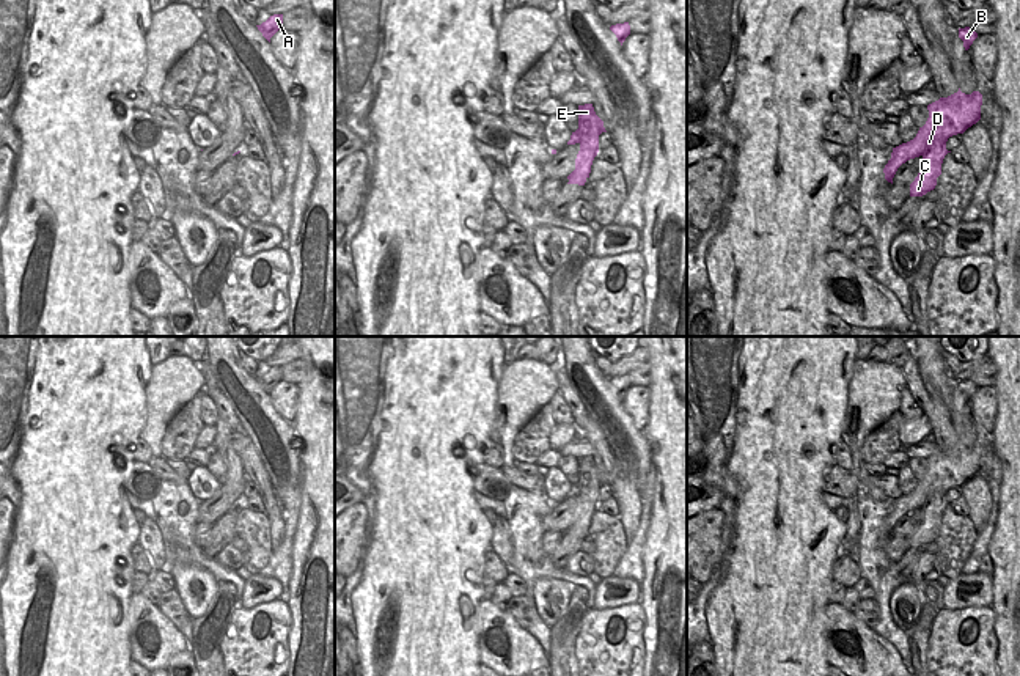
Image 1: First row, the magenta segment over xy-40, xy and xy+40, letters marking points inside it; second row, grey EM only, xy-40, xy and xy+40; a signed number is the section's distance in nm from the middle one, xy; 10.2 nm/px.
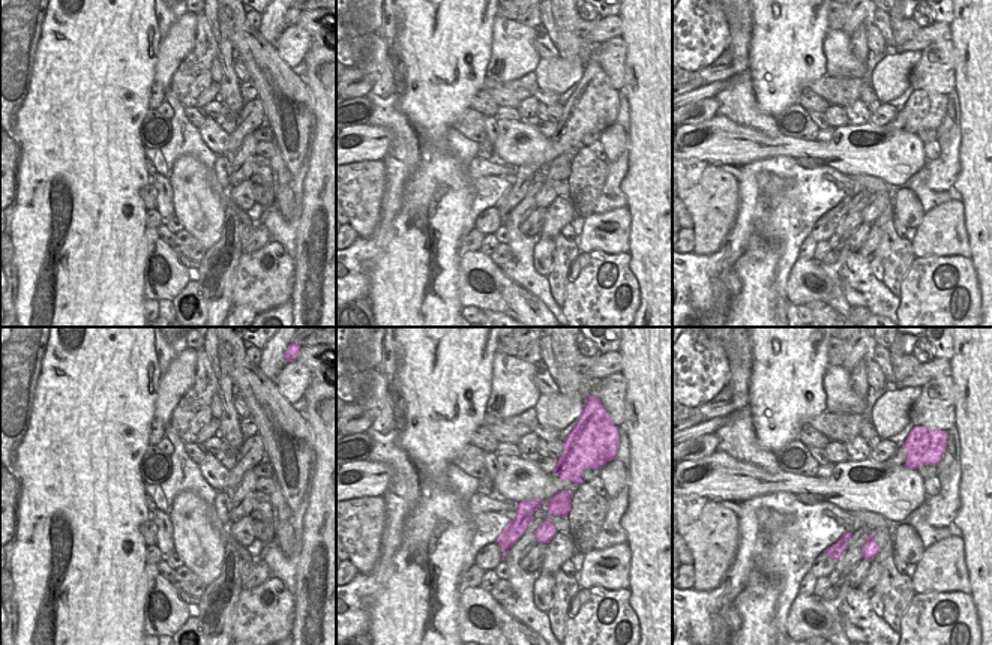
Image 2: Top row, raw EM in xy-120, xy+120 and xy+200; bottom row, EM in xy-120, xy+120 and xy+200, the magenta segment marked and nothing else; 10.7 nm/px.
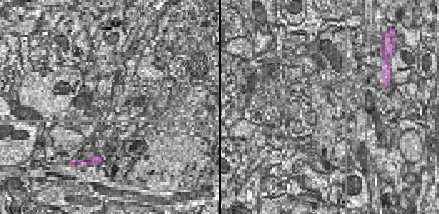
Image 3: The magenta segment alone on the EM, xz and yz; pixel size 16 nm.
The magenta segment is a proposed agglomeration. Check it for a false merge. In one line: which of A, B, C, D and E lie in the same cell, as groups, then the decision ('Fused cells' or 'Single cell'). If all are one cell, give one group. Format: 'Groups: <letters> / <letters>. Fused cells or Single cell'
Groups: A B D E / C. Fused cells

